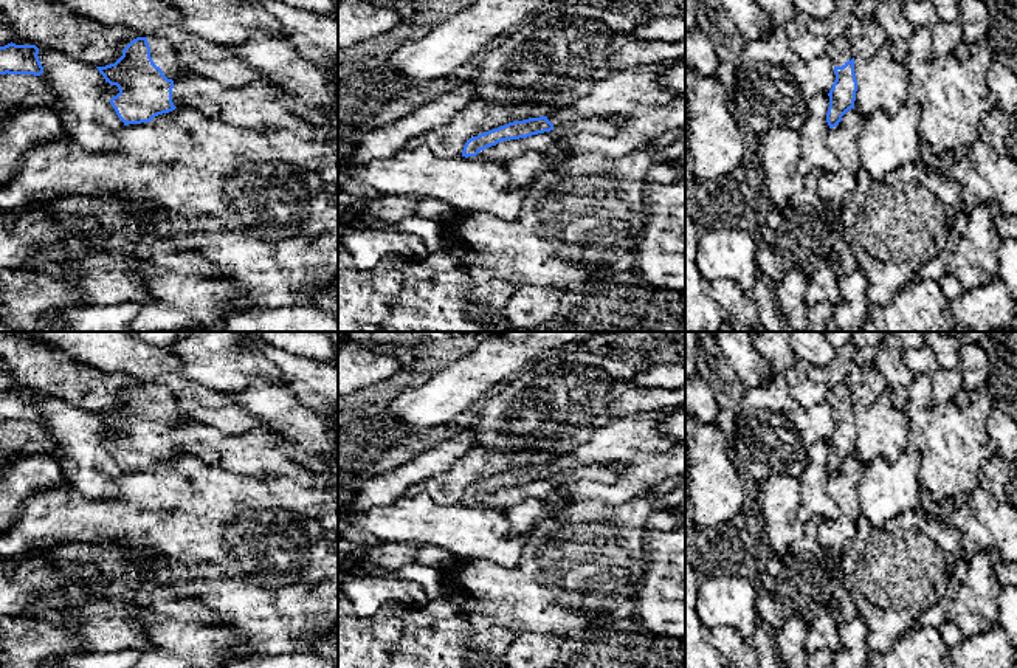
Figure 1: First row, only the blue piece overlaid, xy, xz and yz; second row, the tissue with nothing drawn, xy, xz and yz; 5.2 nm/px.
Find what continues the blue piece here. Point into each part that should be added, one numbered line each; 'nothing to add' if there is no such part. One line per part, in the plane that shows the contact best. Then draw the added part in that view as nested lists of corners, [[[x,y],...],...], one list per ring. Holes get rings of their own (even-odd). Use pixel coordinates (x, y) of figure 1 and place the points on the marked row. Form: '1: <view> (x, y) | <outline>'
1: xy (163, 55) | [[[147,37],[147,43],[153,64],[167,79],[175,81],[180,73],[194,73],[180,62],[178,53],[164,39]]]

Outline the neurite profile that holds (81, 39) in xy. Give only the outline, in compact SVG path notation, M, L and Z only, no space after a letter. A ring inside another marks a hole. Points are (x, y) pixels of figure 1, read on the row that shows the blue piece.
M0 0L0 11L17 39L51 46L91 67L115 64L138 37L122 28L96 25L54 0Z

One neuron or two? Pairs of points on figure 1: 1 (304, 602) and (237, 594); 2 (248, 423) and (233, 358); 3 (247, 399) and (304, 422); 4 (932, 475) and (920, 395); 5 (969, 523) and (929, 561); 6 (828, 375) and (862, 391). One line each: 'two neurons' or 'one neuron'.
1: one neuron
2: two neurons
3: one neuron
4: one neuron
5: two neurons
6: one neuron

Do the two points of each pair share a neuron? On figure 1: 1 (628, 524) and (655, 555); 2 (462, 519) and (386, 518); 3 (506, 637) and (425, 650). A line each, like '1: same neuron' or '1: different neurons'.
1: different neurons
2: same neuron
3: same neuron

